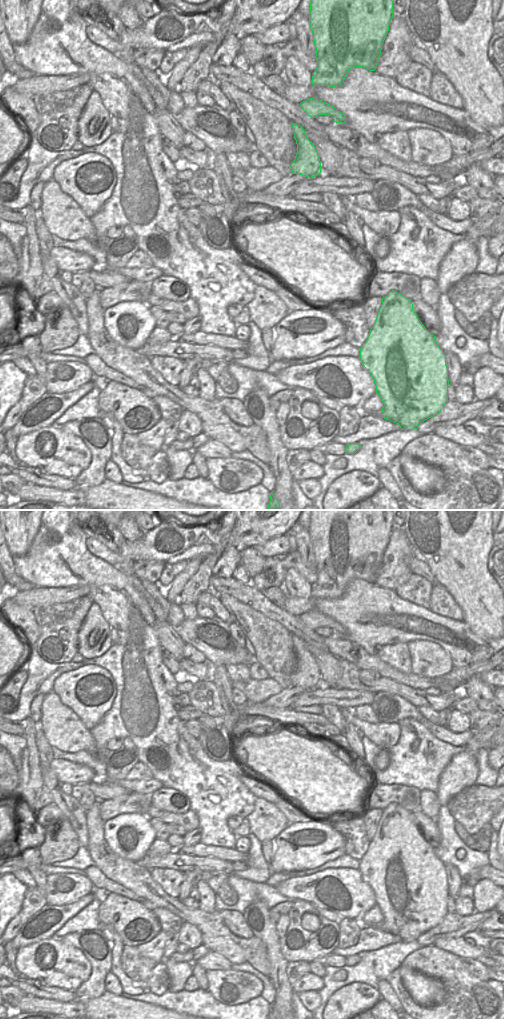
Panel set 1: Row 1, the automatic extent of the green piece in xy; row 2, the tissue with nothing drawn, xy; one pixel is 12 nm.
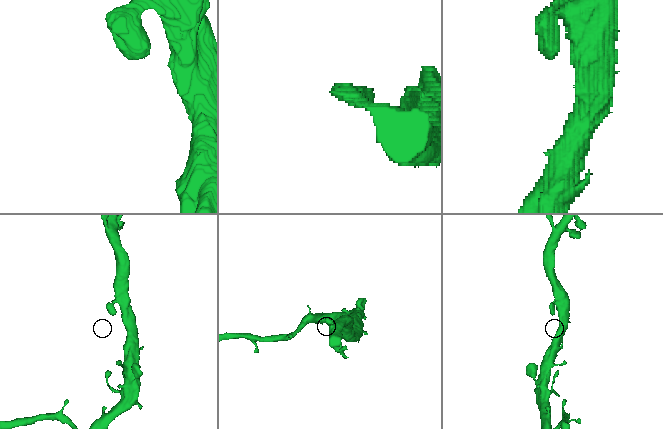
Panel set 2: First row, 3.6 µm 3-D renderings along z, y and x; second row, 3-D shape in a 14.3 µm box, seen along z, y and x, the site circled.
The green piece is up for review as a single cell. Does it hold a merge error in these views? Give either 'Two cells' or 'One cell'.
One cell

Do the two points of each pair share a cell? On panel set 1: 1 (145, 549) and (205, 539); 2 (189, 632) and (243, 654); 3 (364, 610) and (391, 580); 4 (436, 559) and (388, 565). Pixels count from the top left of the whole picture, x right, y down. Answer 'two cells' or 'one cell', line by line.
1: one cell
2: one cell
3: two cells
4: two cells

